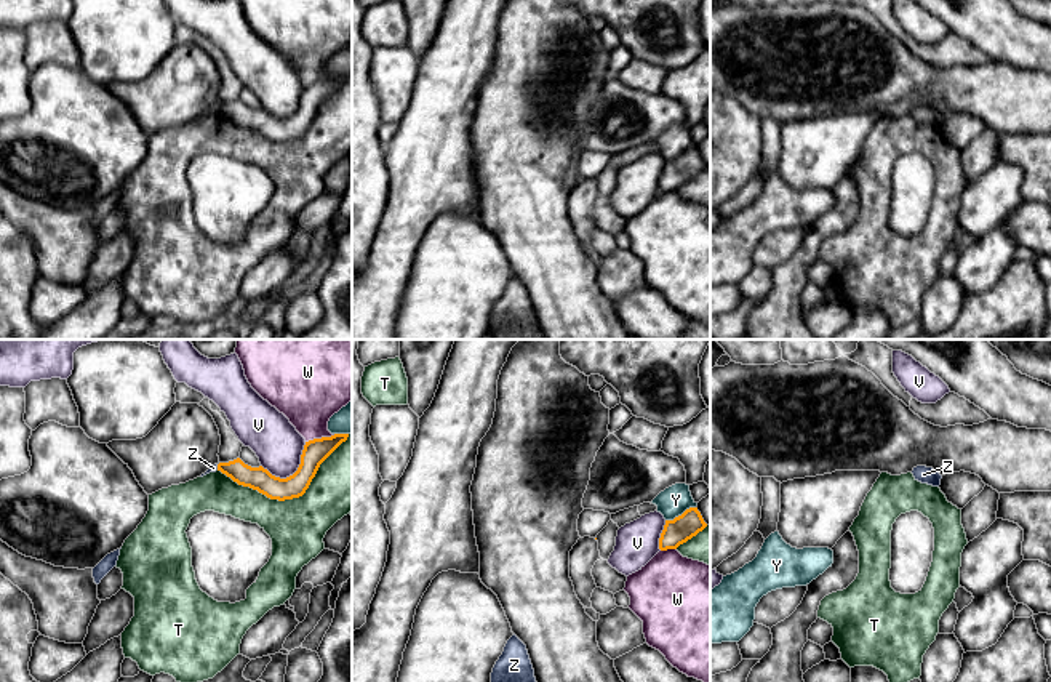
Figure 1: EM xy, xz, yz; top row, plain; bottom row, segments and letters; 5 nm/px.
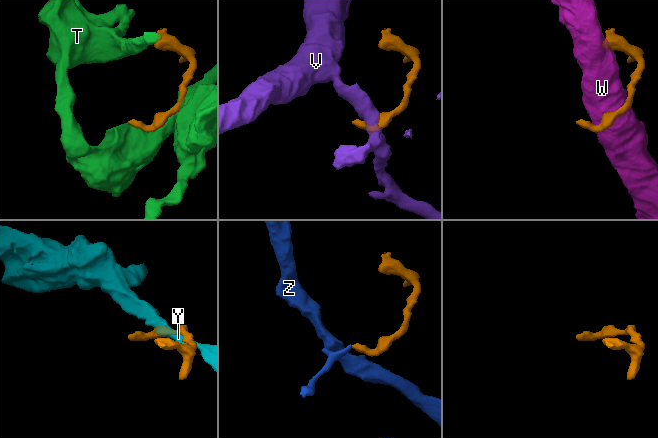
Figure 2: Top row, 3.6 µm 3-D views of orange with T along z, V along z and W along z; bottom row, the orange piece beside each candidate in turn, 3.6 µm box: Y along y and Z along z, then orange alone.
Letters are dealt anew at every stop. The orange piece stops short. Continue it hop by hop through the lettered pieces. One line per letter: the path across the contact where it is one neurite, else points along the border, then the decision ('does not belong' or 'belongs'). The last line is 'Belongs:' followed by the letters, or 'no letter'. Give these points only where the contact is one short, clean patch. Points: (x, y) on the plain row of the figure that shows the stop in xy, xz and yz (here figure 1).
T: does not belong
V: border along xy (306, 84), (301, 104), (291, 116), (275, 119), (261, 108); does not belong
W: border along xy (335, 76), (314, 79), (306, 84); does not belong
Y: does not belong
Z: border along xy (216, 106), (218, 111); does not belong
Belongs: no letter

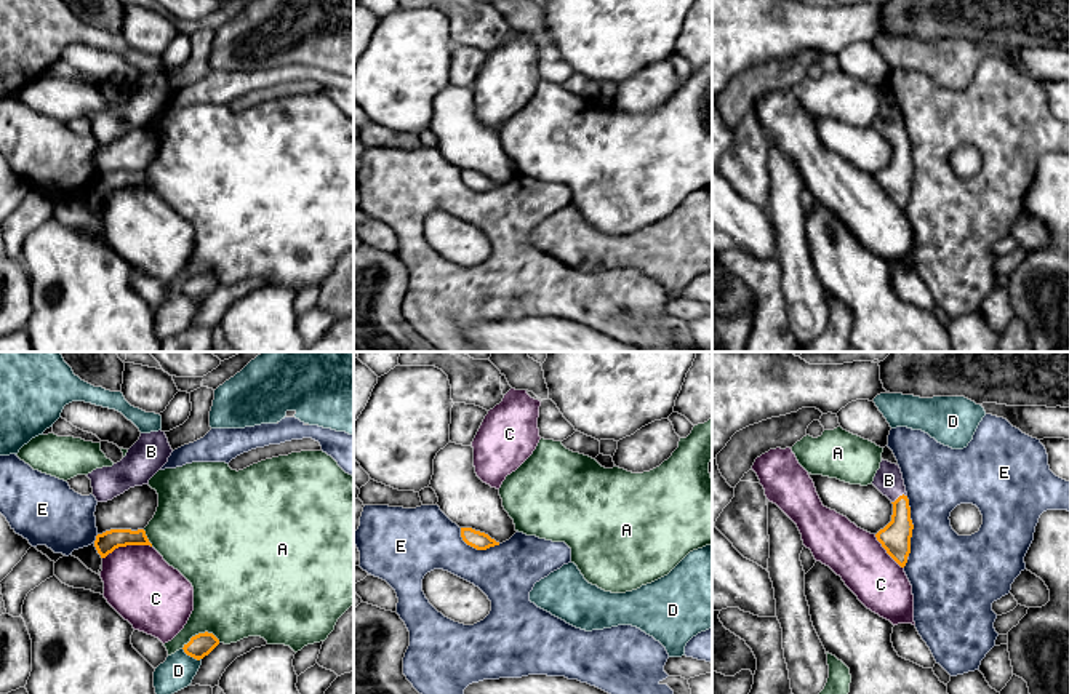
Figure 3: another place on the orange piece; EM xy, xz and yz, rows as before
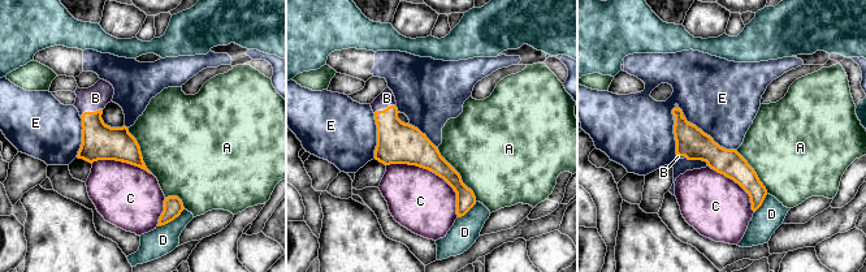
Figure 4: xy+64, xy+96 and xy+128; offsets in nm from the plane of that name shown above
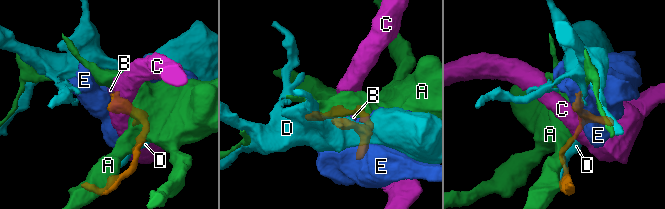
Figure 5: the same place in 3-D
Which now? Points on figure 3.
A: does not belong
B: runs through yz (895, 179), (900, 171), (898, 139), (888, 122); belongs
C: does not belong
D: does not belong
E: does not belong
Belongs: B

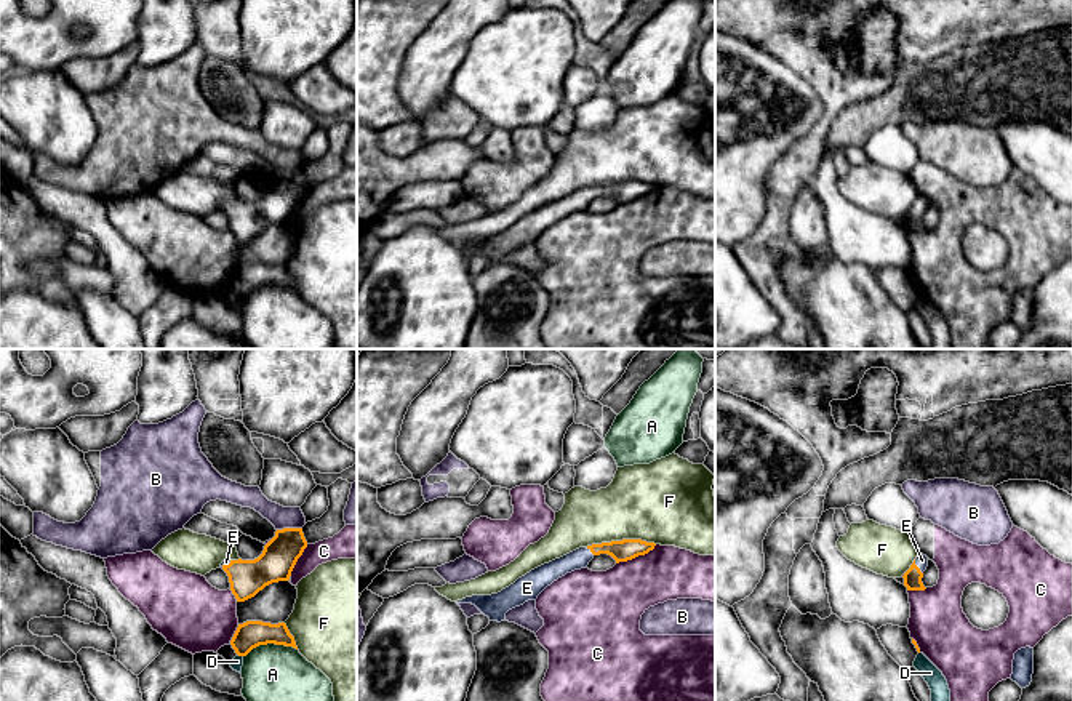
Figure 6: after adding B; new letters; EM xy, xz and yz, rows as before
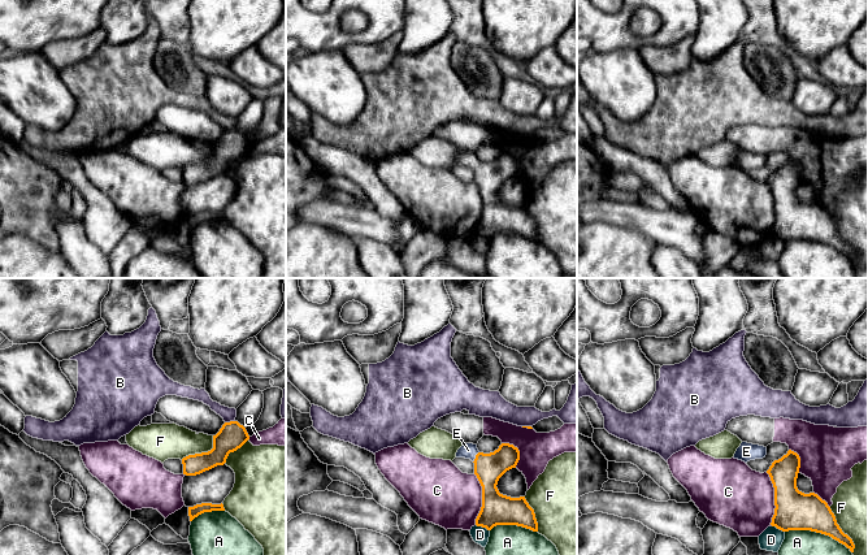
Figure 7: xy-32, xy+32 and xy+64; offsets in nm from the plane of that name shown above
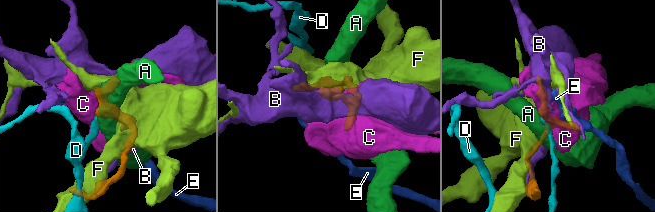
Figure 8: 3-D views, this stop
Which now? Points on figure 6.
A: does not belong
B: does not belong
C: does not belong
D: border along xy (237, 295), (242, 298); does not belong
E: runs through yz (912, 220), (917, 208), (922, 202); belongs
F: does not belong
Belongs: E

